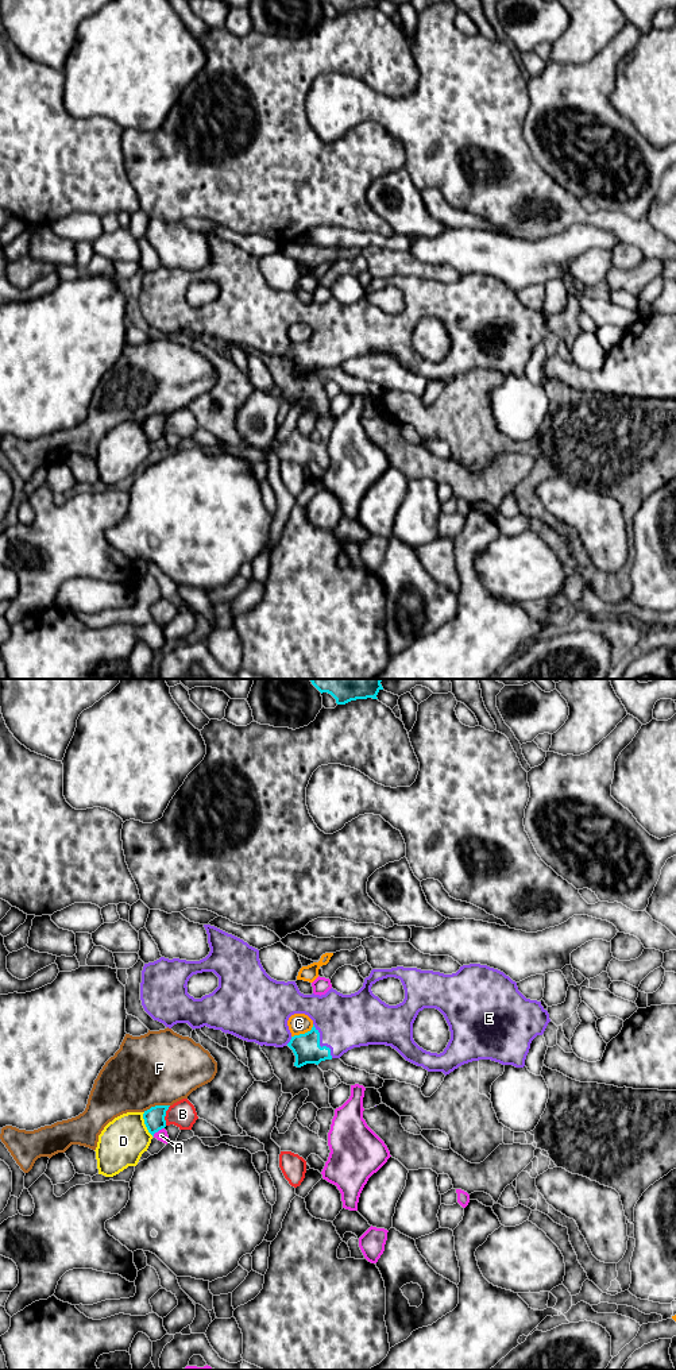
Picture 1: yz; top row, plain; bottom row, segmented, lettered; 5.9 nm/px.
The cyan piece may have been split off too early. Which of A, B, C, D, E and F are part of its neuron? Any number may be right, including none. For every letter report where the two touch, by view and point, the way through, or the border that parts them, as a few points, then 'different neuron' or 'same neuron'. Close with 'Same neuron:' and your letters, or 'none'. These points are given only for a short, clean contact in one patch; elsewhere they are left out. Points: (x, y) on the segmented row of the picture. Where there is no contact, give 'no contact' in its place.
A: contact yz (158, 1130); different neuron
B: contact yz (165, 1115); different neuron
C: contact yz (302, 1034); different neuron
D: contact yz (145, 1123); different neuron
E: contact yz (319, 1044); same neuron
F: contact yz (155, 1106); different neuron
Same neuron: E

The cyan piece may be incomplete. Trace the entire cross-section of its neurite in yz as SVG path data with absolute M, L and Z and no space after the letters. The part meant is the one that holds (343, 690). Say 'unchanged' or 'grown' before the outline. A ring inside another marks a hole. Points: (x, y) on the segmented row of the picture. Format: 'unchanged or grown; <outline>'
unchanged; M309 679L322 694L331 694L337 705L345 705L356 699L378 699L376 695L383 690L382 679Z

